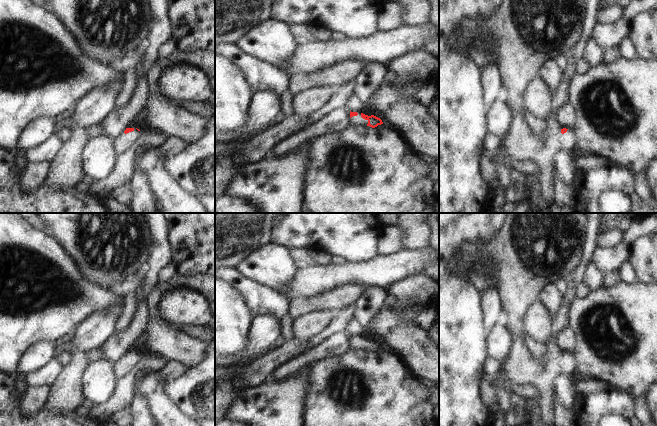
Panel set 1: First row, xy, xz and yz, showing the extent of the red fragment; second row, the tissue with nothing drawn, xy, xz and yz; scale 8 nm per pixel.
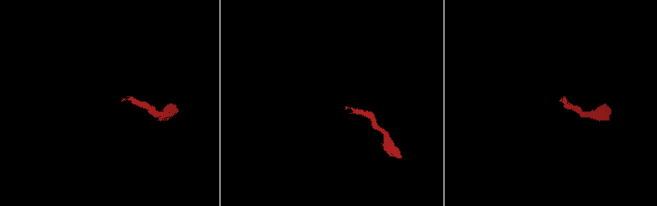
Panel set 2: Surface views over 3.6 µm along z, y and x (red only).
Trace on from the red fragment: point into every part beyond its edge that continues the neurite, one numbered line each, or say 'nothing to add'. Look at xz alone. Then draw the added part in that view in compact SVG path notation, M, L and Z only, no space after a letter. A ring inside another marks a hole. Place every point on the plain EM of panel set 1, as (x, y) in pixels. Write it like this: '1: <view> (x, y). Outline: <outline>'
1: xz (356, 344). Outline: M358 336L357 340L353 340L350 342L350 348L354 349L367 349L368 344L365 344L361 341L361 336Z

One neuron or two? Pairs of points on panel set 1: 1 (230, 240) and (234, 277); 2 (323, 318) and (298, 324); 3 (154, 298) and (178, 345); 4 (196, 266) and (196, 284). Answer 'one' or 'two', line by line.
1: two
2: one
3: one
4: two

